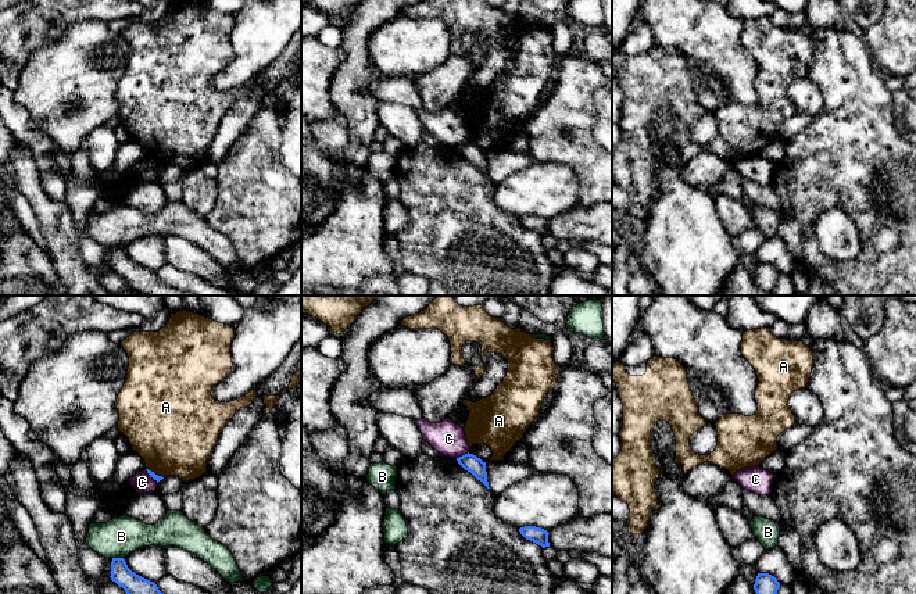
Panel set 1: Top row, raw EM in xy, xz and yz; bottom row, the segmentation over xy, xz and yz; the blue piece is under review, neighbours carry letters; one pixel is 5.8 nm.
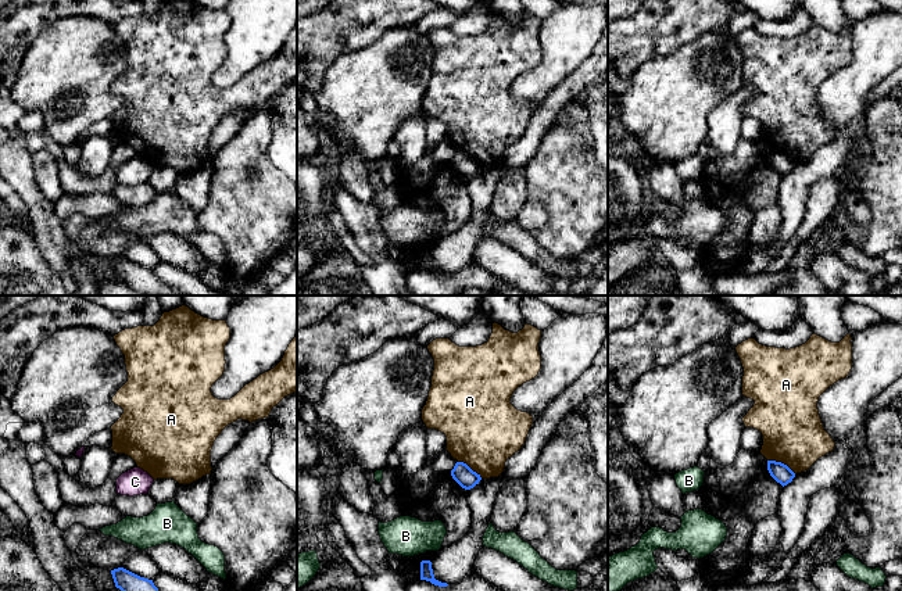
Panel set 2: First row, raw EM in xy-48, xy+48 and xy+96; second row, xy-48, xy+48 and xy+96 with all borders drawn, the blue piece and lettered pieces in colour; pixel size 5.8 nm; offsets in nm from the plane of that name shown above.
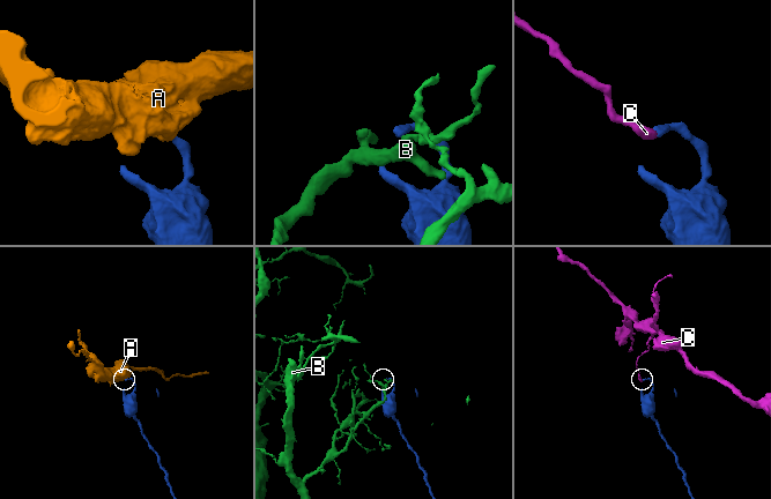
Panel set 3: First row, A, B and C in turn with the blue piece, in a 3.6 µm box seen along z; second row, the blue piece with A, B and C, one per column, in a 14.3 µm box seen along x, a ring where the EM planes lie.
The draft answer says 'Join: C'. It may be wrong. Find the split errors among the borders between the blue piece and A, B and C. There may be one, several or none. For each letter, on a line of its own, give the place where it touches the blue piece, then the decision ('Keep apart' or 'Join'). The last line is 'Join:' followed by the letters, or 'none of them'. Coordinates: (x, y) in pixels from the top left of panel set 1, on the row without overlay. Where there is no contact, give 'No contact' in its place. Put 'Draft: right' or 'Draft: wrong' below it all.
A: Touches blue at xy (154, 163). Keep apart
B: Touches blue at xy (118, 247). Keep apart
C: Touches blue at xz (462, 145). Keep apart
Join: none of them
Draft: wrong

